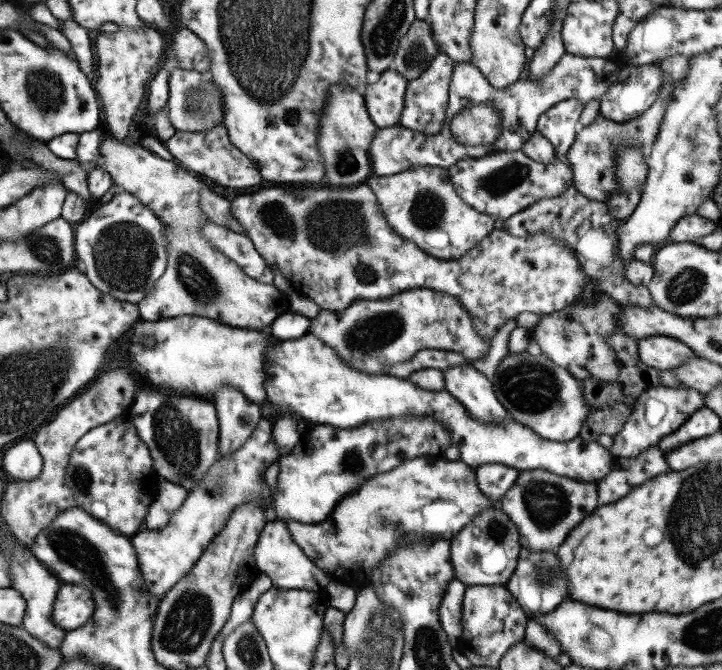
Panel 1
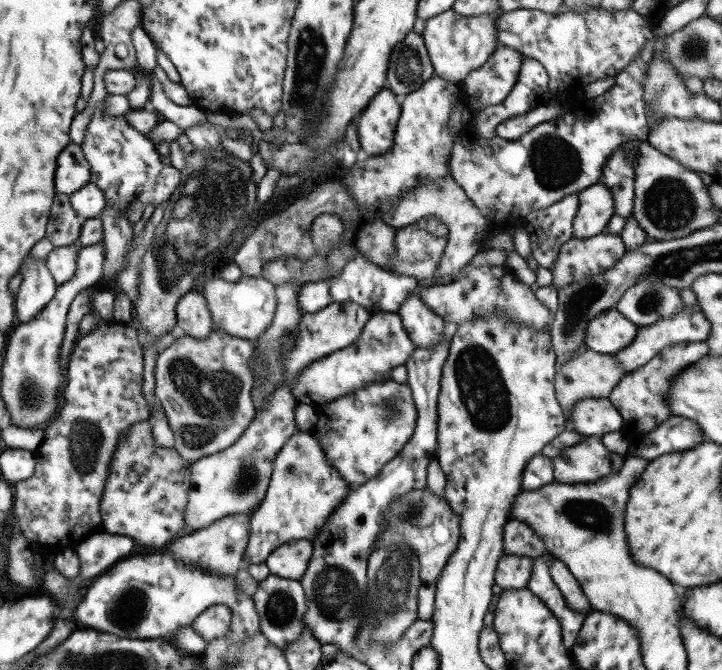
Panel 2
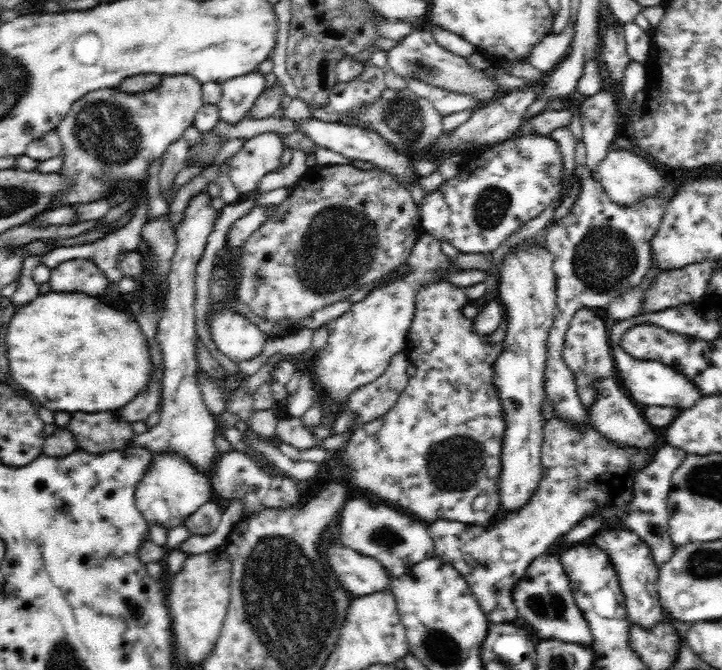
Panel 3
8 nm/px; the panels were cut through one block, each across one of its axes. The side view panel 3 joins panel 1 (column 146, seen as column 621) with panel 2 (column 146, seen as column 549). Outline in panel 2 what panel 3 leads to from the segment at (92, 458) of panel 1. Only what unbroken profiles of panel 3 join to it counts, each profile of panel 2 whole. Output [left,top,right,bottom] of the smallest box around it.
[99,420,190,548]

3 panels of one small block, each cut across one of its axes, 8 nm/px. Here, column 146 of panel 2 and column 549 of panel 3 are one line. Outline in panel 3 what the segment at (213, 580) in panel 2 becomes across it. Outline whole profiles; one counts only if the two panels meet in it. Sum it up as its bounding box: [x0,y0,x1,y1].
[513,555,593,644]

